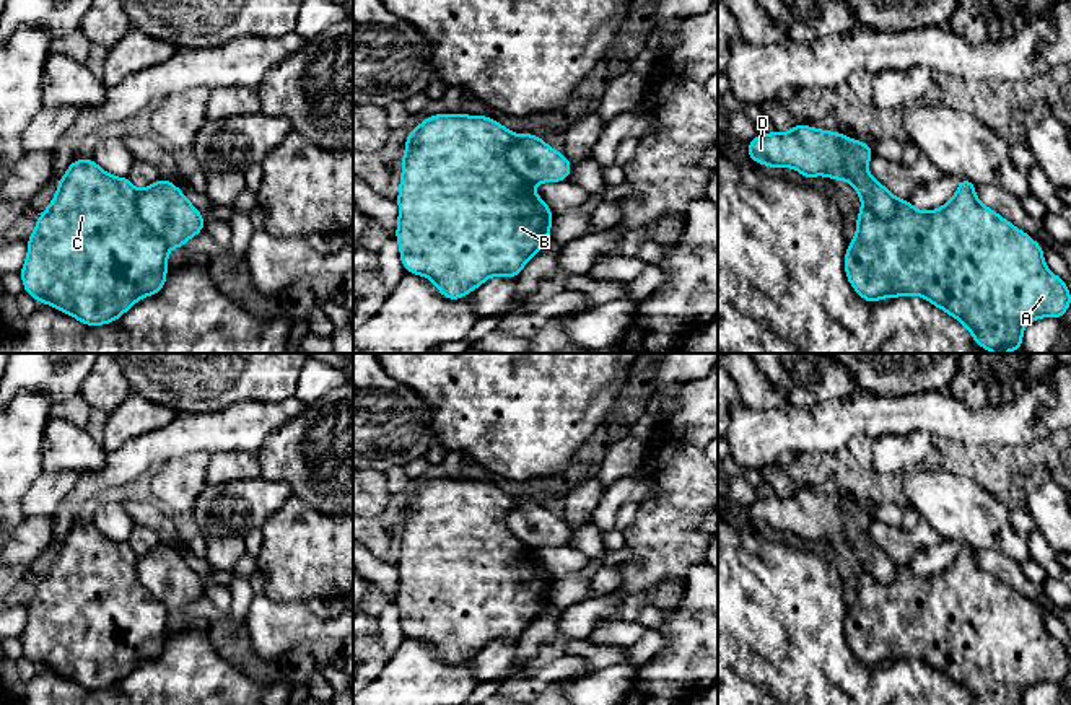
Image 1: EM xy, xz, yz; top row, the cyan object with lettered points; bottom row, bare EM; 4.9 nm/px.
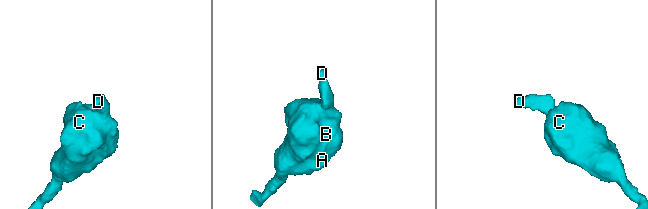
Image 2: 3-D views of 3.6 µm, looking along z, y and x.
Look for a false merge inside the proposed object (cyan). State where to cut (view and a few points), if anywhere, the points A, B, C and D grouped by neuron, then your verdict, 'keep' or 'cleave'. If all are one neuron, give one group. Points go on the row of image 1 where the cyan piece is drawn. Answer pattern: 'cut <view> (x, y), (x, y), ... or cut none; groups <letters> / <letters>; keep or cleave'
cut xy (137, 192), (139, 215), (168, 248); groups A B C / D; cleave

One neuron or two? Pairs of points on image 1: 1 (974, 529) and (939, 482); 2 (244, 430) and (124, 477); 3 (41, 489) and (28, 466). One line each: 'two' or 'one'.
1: one
2: one
3: two

